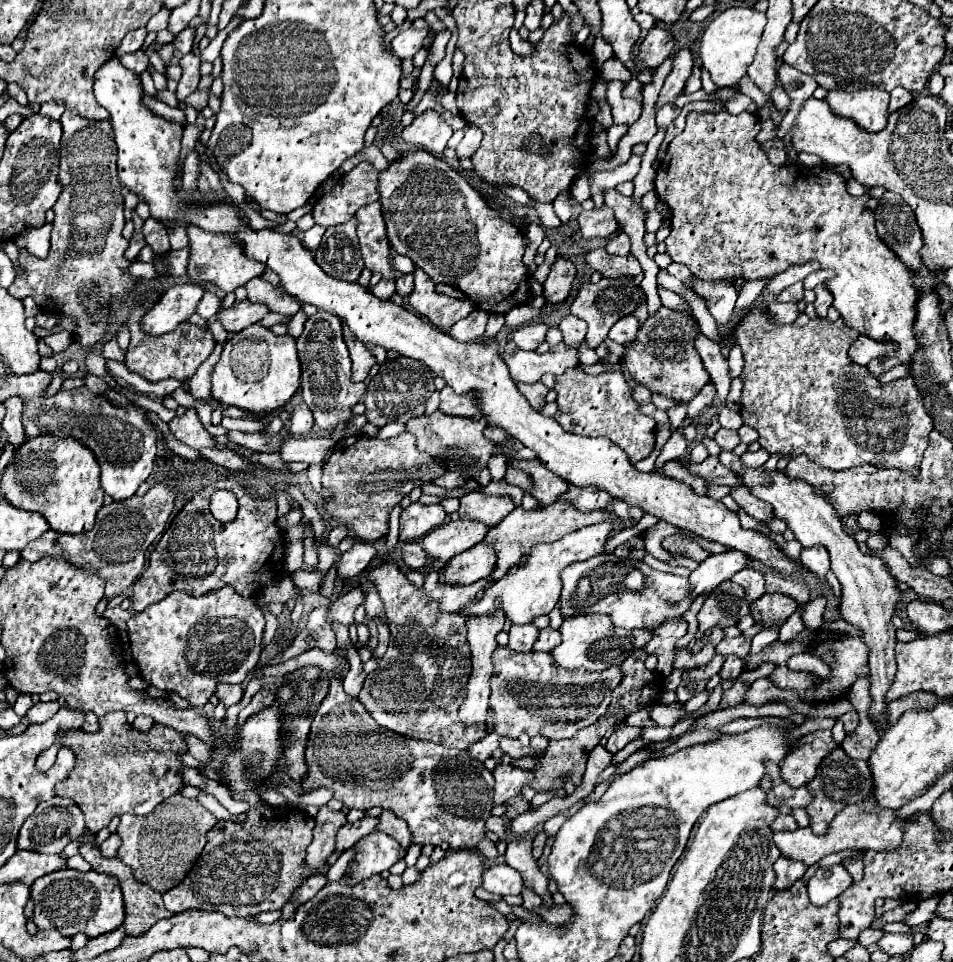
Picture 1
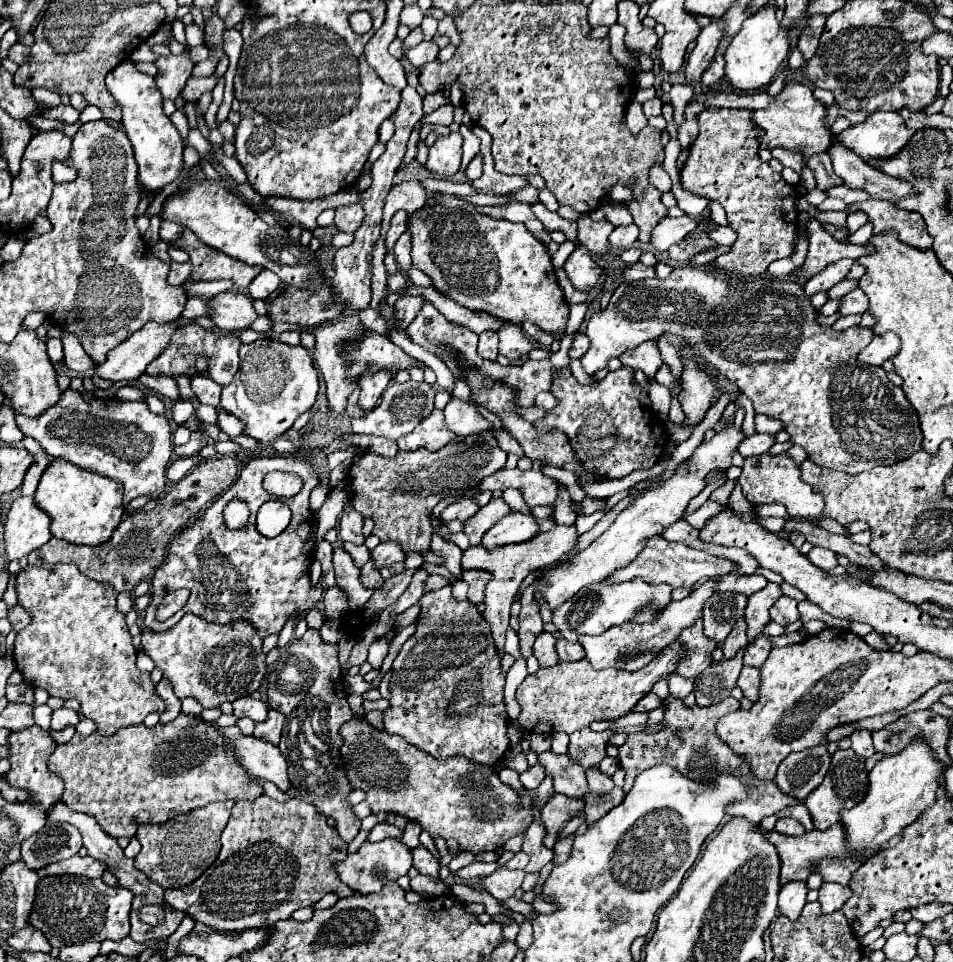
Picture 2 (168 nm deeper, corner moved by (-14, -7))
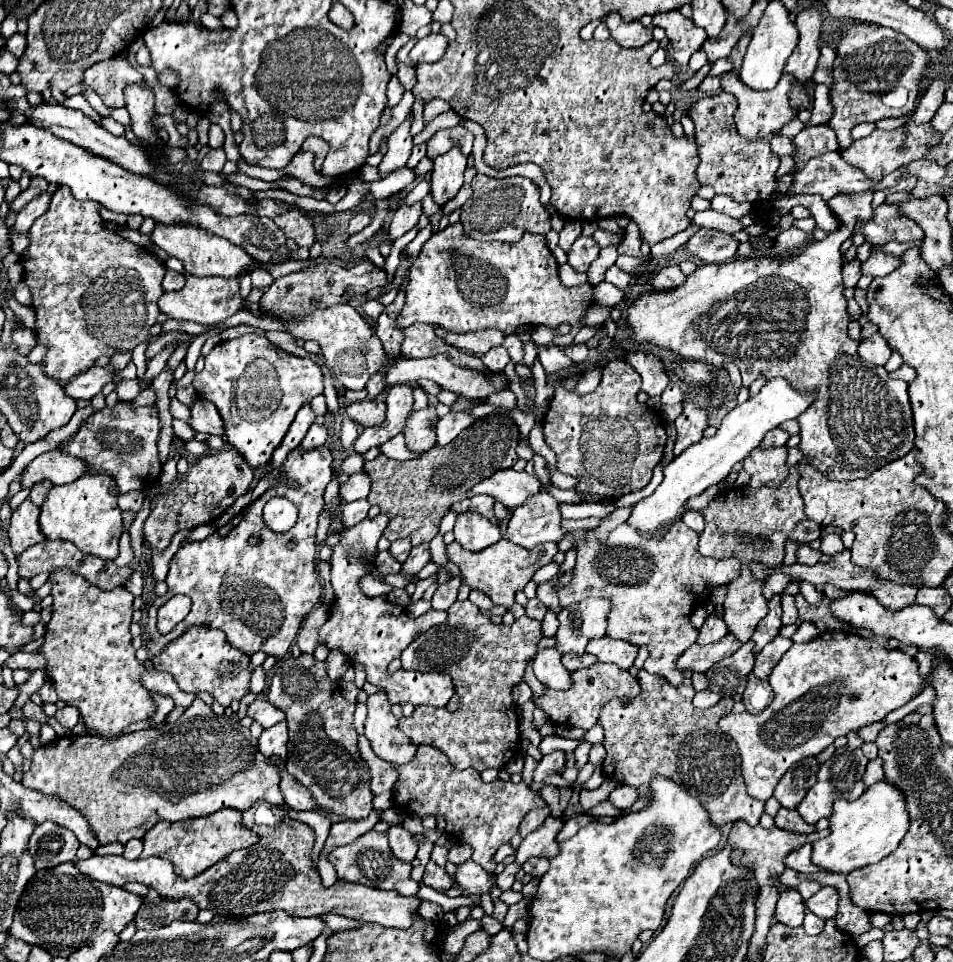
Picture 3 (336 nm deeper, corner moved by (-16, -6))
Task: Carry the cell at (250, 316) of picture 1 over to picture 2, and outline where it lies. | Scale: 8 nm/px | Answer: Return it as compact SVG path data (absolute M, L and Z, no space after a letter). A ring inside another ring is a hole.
M218 293L216 297L204 299L208 307L208 317L212 323L220 329L232 331L232 329L246 329L252 325L252 321L258 317L252 307L252 299L244 293Z

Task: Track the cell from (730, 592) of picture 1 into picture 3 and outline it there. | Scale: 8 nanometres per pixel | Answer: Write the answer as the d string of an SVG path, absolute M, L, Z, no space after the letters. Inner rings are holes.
M714 610L714 612L706 618L704 626L700 628L700 634L698 634L698 640L696 640L696 642L700 642L700 644L712 644L712 642L718 642L720 638L724 638L728 632L730 632L730 630L728 630L724 618L720 618L720 616L716 614L716 610Z

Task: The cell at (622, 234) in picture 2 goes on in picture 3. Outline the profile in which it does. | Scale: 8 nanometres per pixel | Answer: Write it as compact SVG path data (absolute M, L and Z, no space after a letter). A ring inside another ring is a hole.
M630 220L628 228L624 230L624 238L622 238L622 242L616 246L616 250L618 250L618 254L628 254L628 256L638 256L638 258L648 260L648 256L644 256L644 254L640 252L640 244L642 244L642 240L640 240L640 230L638 230L636 222Z

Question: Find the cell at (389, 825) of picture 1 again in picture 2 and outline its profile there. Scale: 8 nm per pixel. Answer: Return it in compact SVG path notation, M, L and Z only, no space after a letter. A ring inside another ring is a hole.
M420 845L418 849L414 849L412 857L414 857L414 867L418 869L418 873L428 875L432 879L440 879L438 877L438 859L426 847Z

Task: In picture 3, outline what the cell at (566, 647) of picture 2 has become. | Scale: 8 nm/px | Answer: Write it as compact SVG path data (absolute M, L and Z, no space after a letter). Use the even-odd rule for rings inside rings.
M562 654L562 664L572 672L572 670L580 670L580 668L586 668L586 666L592 666L596 664L598 658L592 656L592 654Z

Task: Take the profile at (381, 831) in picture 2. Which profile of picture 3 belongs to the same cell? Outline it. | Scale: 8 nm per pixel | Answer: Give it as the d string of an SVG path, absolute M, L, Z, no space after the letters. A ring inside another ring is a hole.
M390 826L386 834L390 838L392 852L402 860L412 862L416 856L416 850L418 850L418 844L412 840L412 834L406 832L402 826Z

